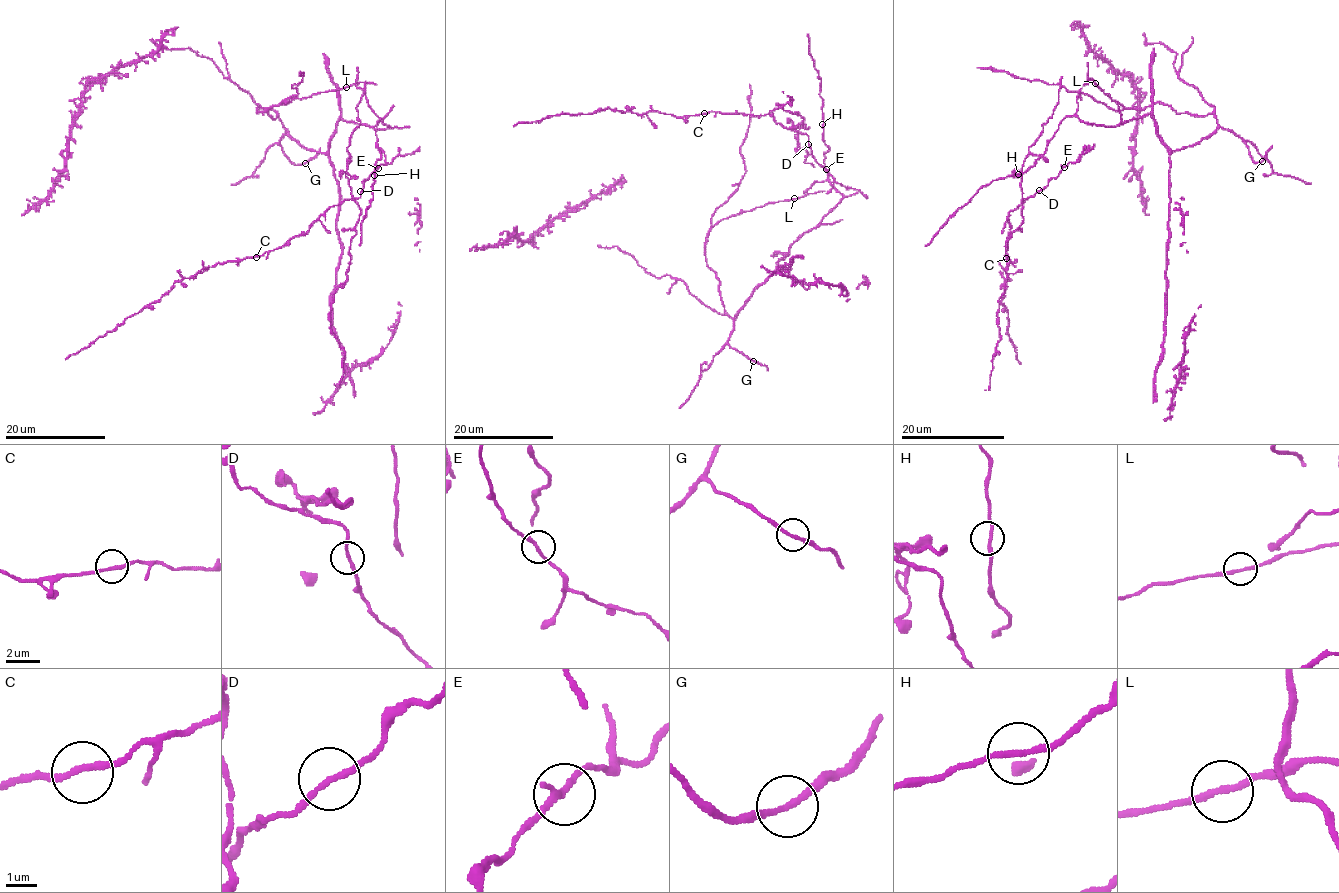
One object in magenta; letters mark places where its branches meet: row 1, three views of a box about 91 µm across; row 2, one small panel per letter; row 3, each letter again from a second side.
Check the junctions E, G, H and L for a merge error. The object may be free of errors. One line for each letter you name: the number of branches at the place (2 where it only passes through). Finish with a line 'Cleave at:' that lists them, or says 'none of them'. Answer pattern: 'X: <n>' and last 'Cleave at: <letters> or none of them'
Cleave at: none of them

